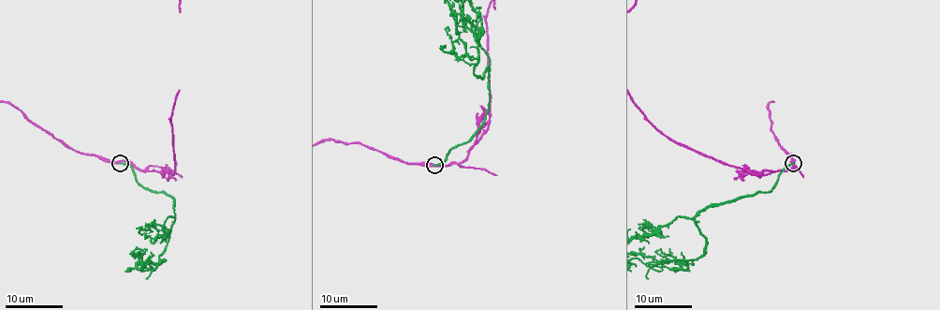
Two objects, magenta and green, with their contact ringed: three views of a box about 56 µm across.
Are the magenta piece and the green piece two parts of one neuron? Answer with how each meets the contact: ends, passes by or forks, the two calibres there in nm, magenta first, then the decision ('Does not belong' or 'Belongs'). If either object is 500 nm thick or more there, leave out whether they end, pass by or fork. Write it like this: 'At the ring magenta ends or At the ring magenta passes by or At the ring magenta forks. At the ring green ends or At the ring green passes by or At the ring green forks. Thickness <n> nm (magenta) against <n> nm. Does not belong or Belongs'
At the ring magenta ends. At the ring green ends. Thickness 190 nm (magenta) against 200 nm. Belongs

